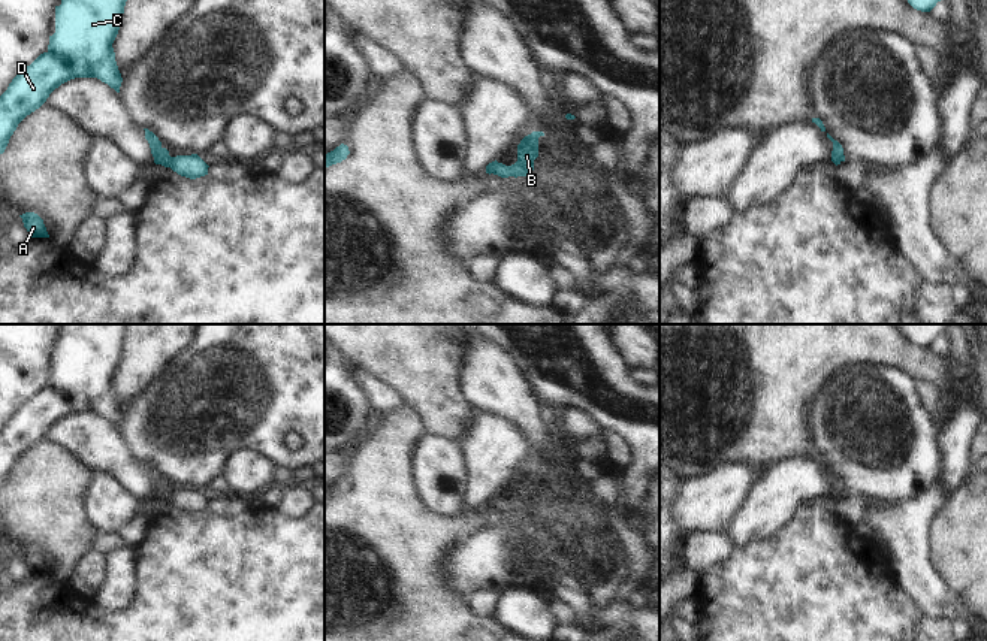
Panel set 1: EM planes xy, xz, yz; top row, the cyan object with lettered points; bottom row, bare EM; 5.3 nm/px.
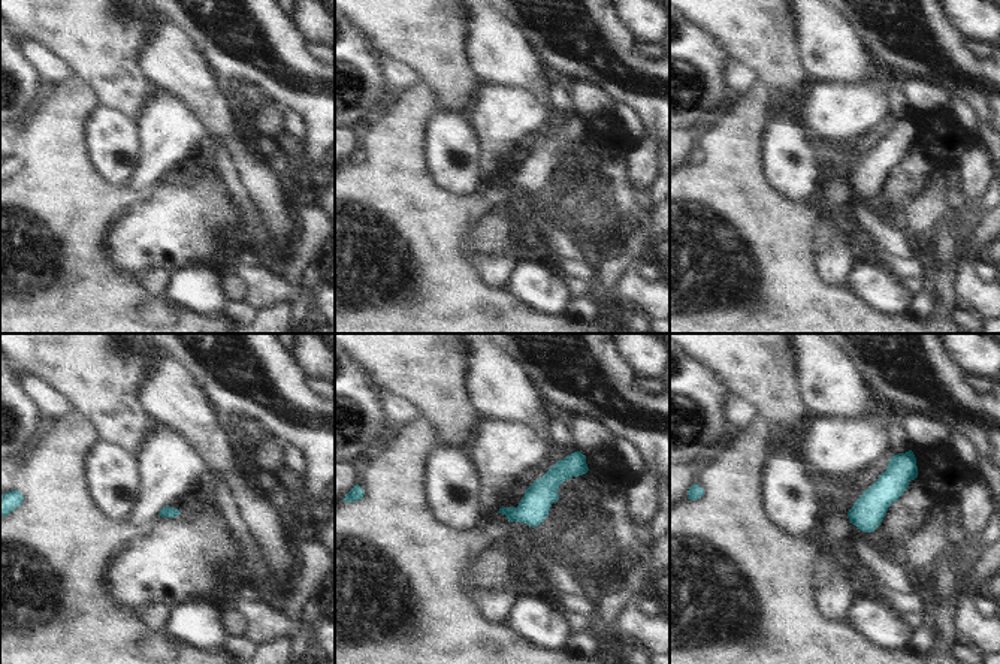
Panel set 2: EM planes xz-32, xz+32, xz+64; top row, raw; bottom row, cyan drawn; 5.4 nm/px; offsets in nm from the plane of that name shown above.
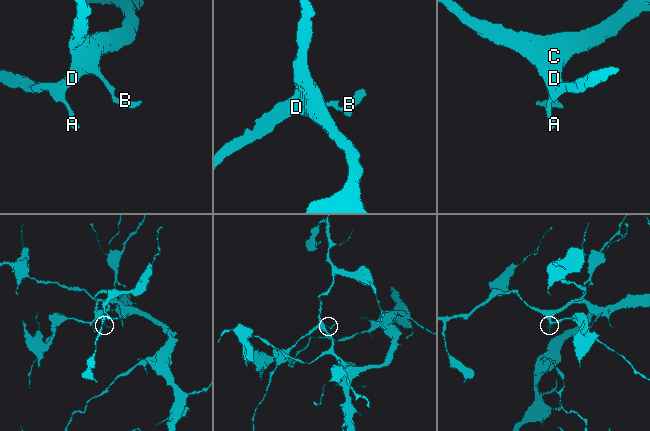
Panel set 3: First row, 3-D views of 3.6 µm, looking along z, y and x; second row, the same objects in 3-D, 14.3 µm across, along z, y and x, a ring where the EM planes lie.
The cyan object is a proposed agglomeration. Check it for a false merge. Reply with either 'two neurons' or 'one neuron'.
one neuron

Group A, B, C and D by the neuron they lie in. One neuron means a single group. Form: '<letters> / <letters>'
A B C D

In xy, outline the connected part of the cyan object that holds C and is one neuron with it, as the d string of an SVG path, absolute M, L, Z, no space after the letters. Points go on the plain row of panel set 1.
M67 324L61 330L48 385L19 405L0 430L0 489L18 459L61 418L97 412L120 427L123 412L112 378L126 336L126 324Z

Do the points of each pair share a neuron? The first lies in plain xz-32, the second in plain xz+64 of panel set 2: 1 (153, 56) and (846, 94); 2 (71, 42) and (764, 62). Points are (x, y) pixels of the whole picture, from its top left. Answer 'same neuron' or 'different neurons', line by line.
1: different neurons
2: same neuron

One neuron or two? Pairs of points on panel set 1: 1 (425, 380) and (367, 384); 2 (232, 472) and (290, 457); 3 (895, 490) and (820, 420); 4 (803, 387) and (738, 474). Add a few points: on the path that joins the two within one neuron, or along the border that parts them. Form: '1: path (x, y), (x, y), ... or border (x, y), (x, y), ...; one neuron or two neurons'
1: border (352, 365), (385, 383), (404, 405); two neurons
2: border (237, 448), (251, 448), (274, 465); two neurons
3: path (877, 472), (838, 434); one neuron
4: border (760, 471), (749, 465), (724, 462), (709, 472); two neurons

